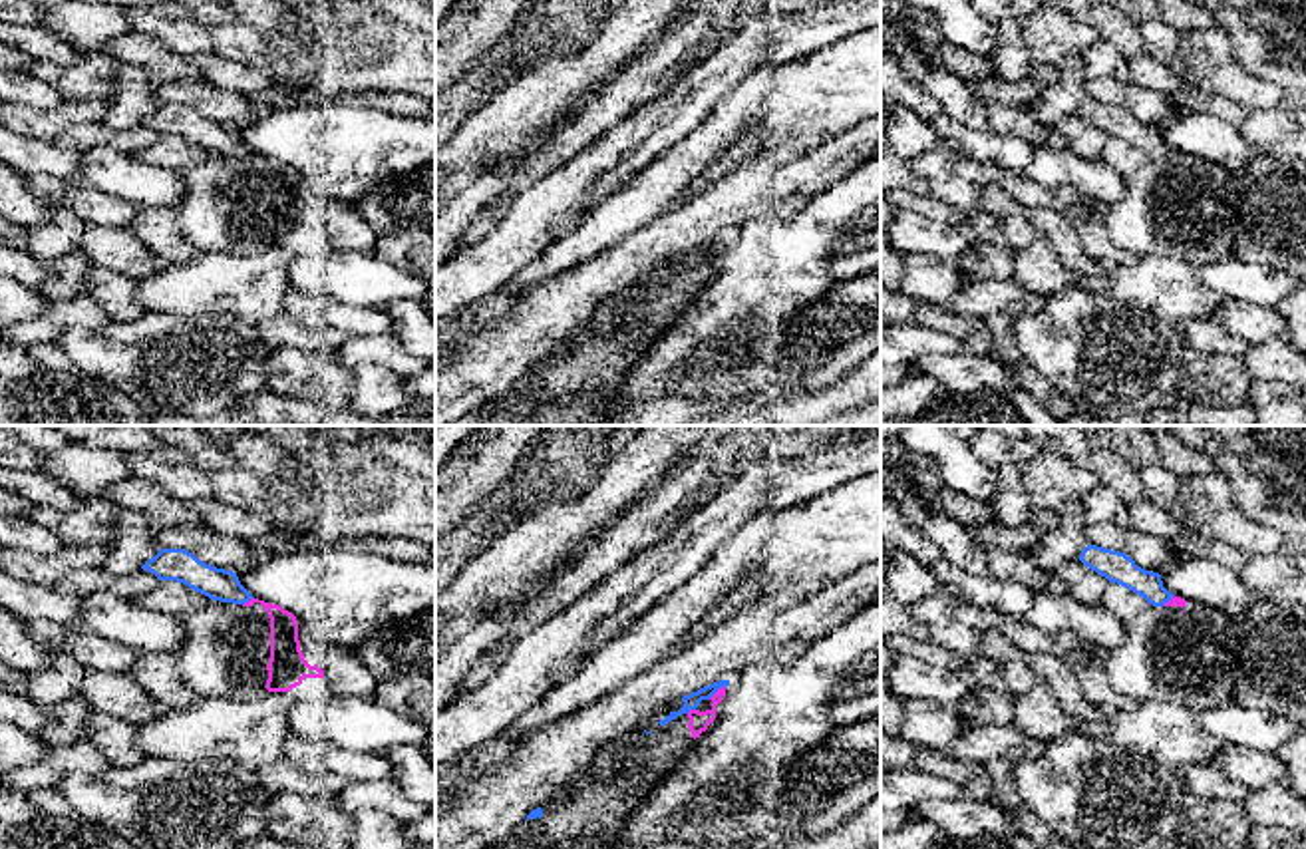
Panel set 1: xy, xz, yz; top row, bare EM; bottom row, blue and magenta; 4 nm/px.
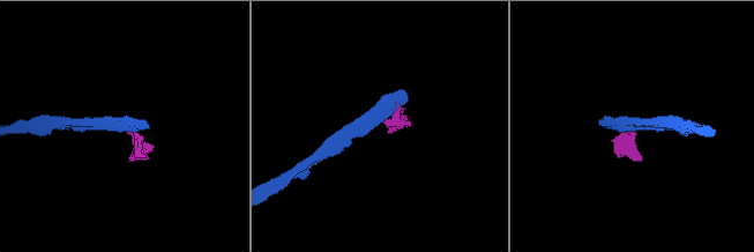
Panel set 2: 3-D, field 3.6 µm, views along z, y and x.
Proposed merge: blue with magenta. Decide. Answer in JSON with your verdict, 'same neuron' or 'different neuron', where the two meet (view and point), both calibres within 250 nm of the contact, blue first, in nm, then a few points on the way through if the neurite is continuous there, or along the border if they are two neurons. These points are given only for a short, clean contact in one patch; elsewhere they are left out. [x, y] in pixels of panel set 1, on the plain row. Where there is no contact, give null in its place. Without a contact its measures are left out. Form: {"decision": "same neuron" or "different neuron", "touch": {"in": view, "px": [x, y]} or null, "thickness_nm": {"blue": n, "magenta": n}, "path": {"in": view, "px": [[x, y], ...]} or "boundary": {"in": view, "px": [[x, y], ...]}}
{"decision": "different neuron", "touch": {"in": "xz", "px": [716, 245]}, "thickness_nm": {"blue": 70, "magenta": 80}, "boundary": {"in": "xz", "px": [[726, 239], [708, 253]]}}

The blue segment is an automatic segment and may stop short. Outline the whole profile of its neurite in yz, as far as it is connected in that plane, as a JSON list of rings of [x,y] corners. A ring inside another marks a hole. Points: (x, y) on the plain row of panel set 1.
[[[1087,99],[1079,115],[1109,137],[1117,137],[1143,151],[1153,161],[1165,161],[1175,151],[1163,141],[1159,127],[1137,121],[1125,107]]]

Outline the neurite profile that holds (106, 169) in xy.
[[[109,145],[83,149],[70,183],[139,207],[175,207],[185,191],[179,171],[139,161],[135,153]]]

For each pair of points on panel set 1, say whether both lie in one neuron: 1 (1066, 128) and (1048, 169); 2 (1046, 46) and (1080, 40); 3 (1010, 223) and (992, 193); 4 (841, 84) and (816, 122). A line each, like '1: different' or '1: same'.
1: different
2: same
3: same
4: same

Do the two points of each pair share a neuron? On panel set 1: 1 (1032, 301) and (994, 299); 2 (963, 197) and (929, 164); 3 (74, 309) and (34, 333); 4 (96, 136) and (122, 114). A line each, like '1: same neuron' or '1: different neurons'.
1: same neuron
2: same neuron
3: same neuron
4: different neurons

